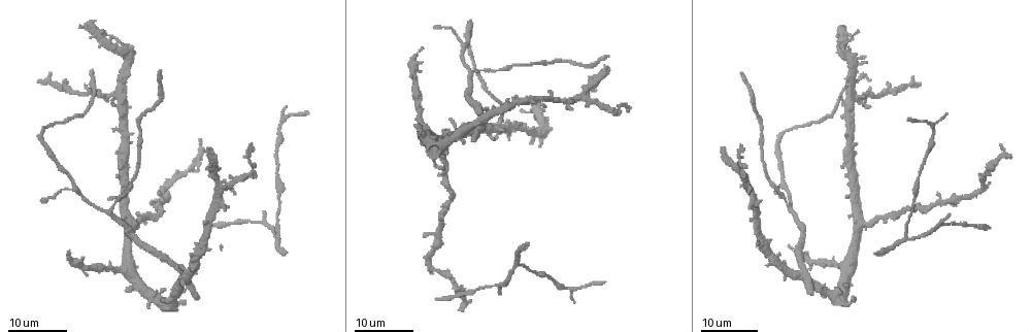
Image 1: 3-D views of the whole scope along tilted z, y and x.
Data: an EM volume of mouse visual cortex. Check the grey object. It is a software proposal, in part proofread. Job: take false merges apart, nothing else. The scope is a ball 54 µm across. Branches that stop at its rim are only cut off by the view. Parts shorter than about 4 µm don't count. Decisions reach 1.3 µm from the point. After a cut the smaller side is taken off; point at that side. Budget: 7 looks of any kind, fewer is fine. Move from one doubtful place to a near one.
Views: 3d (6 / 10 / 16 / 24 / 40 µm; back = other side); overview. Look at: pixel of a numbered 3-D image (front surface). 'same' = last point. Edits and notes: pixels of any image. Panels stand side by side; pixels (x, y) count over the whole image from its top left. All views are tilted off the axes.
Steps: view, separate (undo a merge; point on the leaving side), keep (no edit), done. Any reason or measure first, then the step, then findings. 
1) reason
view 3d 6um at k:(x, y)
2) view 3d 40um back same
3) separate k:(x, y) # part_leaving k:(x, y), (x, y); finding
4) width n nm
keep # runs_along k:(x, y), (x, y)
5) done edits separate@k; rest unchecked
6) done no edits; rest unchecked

view 3d 16um at 1:(865, 223)

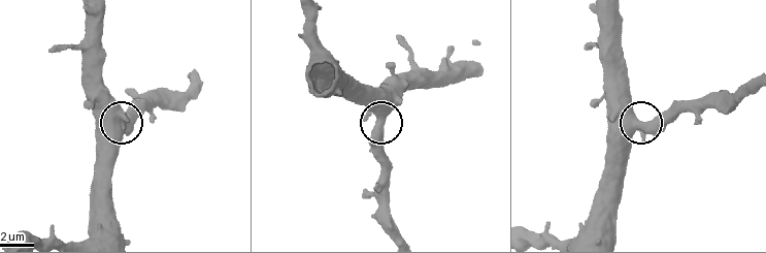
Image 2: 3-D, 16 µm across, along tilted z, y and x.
closer look
view 3d 6um at 2:(377, 126)

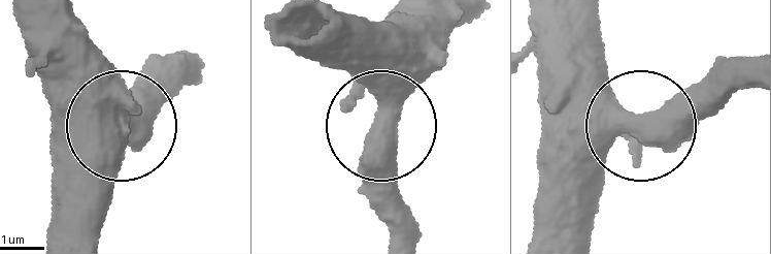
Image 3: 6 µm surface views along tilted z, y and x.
width 510 nm
keep # all the same neuron

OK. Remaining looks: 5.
four or more arms meet
view 3d 24um at 1:(112, 95)

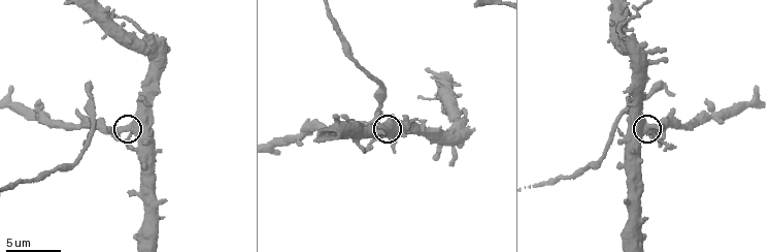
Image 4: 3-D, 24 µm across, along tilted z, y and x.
view 3d 10um at 4:(129, 126)

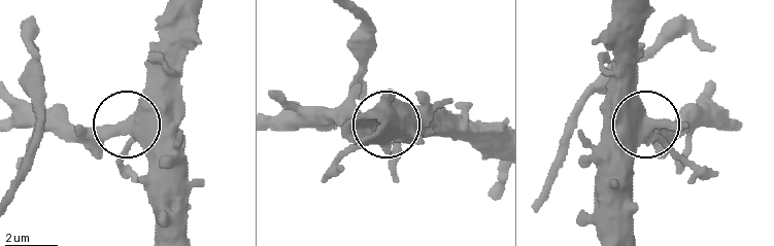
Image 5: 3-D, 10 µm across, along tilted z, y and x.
keep # runs_along 5:(631, 234), (629, 174), (649, 134), (618, 64); all the same neuron

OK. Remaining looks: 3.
view 3d 10um at 4:(583, 167)

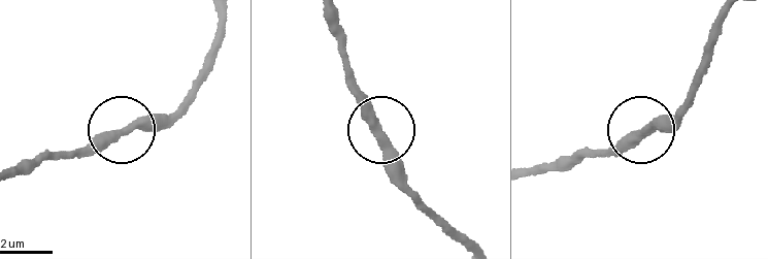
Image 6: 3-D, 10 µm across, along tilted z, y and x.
keep # runs_along 6:(329, 21), (361, 107), (384, 134), (386, 167), (398, 185); all the same neuron

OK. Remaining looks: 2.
view 3d 24um at 1:(422, 123)

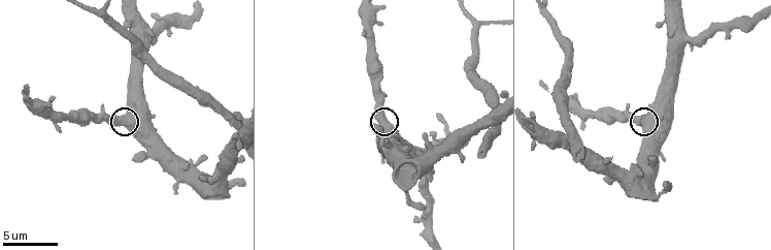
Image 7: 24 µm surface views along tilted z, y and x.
closer look
view 3d 6um at 7:(125, 126)

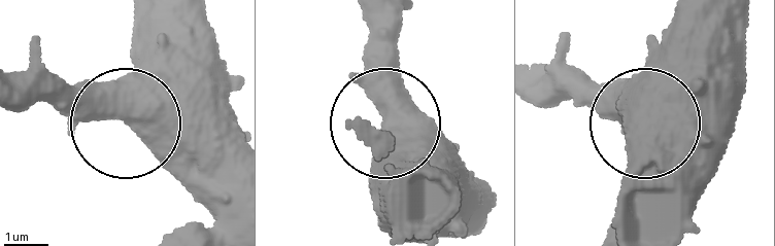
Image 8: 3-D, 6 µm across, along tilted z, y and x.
side_arm 15 um
keep # one neuron here

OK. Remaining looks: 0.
done no edits; rest unchecked

